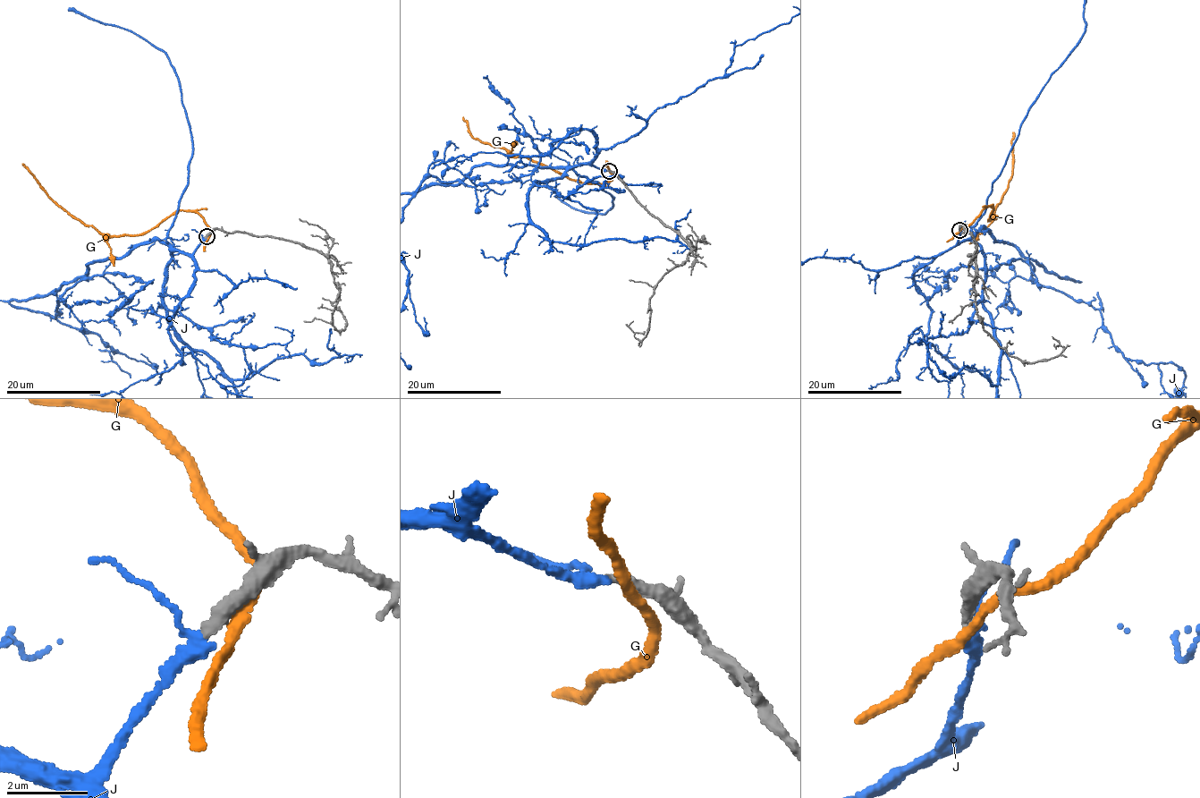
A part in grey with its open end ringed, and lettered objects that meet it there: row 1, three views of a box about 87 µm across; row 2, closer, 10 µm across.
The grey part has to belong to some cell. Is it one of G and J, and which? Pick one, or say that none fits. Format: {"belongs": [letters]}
{"belongs": []}

